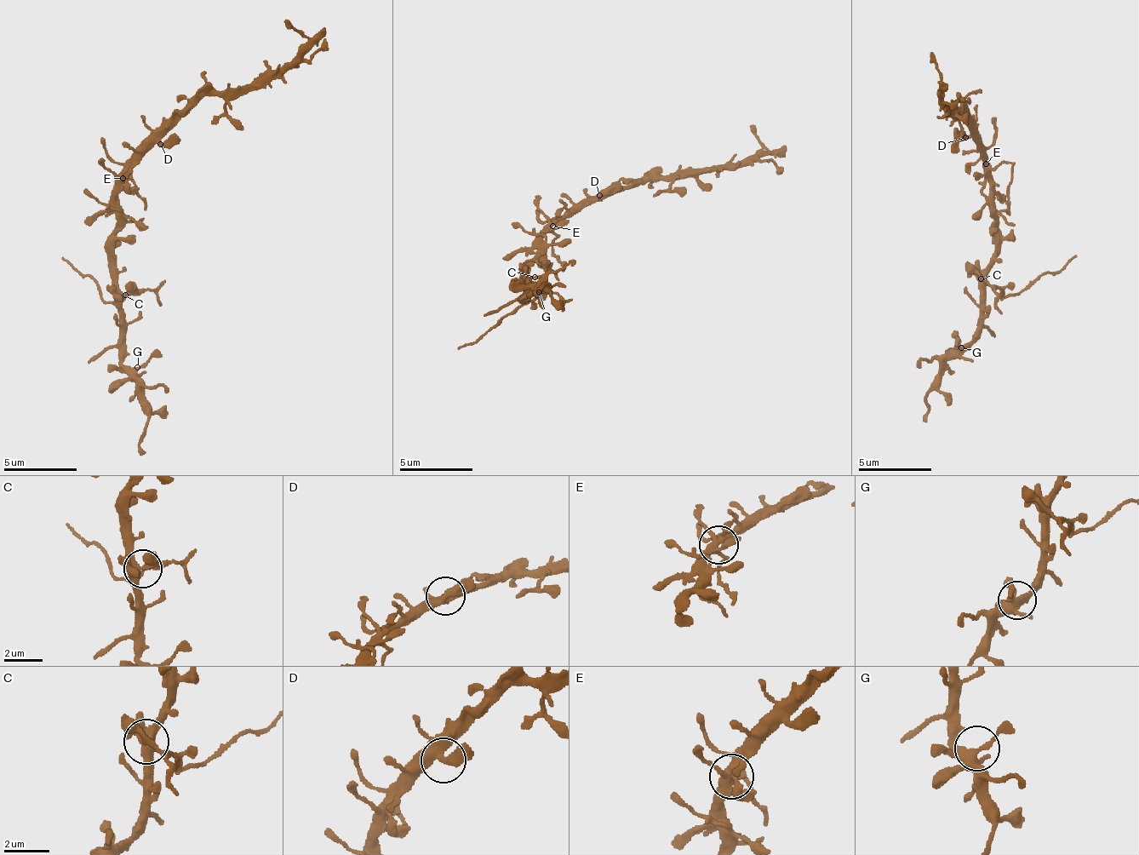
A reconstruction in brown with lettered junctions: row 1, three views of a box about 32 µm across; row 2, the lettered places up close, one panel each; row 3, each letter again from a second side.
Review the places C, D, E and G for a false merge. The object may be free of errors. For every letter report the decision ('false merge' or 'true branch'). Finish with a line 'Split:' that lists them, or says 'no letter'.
C: false merge
D: true branch
E: true branch
G: true branch
Split: C

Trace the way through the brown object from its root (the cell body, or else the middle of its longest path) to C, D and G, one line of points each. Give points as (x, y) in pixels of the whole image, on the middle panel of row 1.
C: (545, 230), (523, 280), (535, 278)
D: (545, 230), (550, 222), (571, 215), (599, 195)
G: (545, 230), (523, 282), (529, 279), (519, 301), (539, 292)

